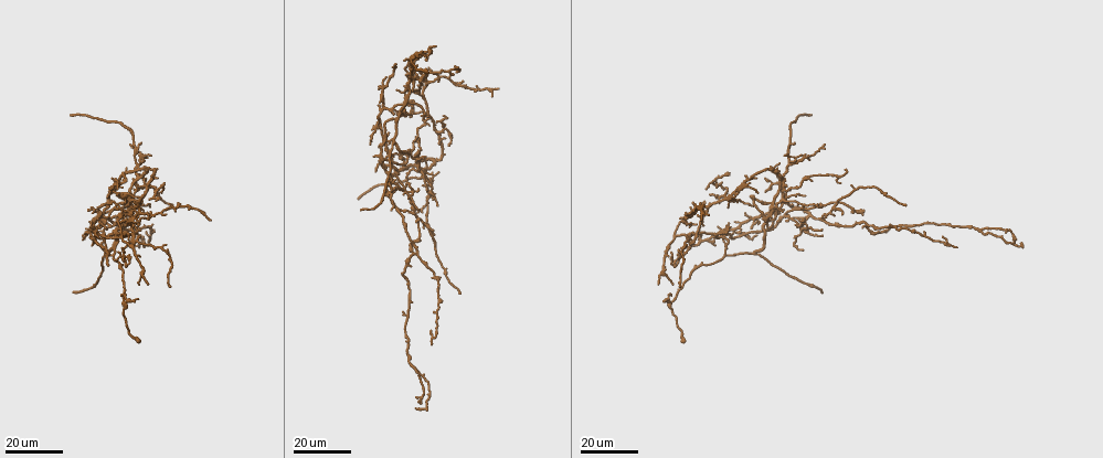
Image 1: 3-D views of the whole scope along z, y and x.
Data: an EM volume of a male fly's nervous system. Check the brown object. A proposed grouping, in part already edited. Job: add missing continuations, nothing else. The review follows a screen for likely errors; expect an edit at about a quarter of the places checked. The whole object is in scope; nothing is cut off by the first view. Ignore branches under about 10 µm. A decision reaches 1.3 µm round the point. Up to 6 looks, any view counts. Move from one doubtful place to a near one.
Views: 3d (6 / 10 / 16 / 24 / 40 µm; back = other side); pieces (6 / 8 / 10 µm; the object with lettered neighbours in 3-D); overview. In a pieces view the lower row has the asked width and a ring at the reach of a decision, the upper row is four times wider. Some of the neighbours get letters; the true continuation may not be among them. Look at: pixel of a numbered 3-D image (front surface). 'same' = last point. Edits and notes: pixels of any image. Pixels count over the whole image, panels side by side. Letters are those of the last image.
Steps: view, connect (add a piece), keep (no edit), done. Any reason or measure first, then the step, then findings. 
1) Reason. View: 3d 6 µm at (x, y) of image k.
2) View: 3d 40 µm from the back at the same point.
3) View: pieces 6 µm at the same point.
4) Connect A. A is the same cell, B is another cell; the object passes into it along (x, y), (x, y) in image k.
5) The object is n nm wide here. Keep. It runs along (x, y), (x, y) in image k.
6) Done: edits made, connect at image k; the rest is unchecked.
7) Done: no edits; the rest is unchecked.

Branch stops here. View: 3d 24 µm at (435, 47) of image 1.

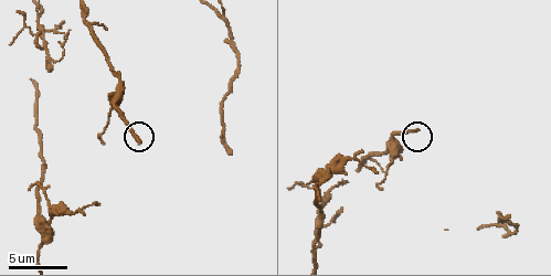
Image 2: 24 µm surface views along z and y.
View: 3d 10 µm at (138, 141) of image 2.

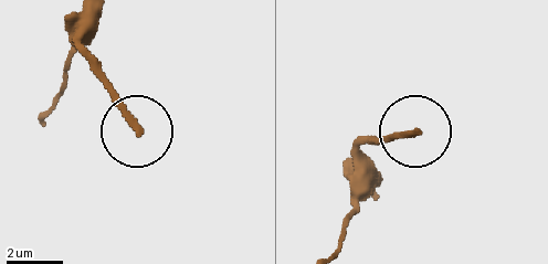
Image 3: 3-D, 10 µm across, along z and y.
View: pieces 8 µm at (136, 129) of image 3.

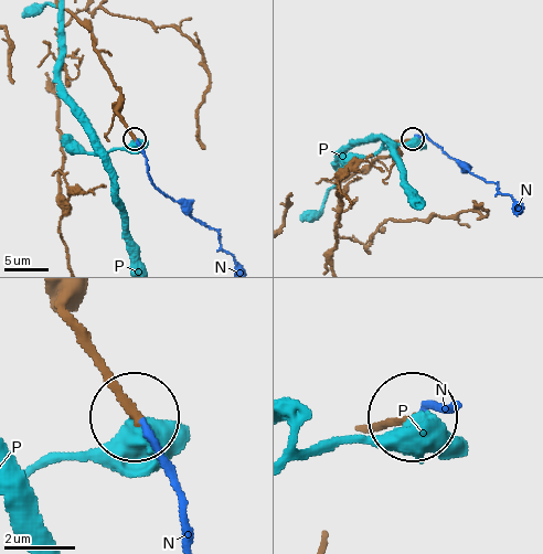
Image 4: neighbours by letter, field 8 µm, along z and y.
Keep. N and P are other cells; it runs along (75, 18), (89, 33), (118, 92), (120, 120), (134, 137) in image 4; no lettered piece goes on from it.

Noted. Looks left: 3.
An open end. View: 3d 24 µm at (362, 210) of image 1.

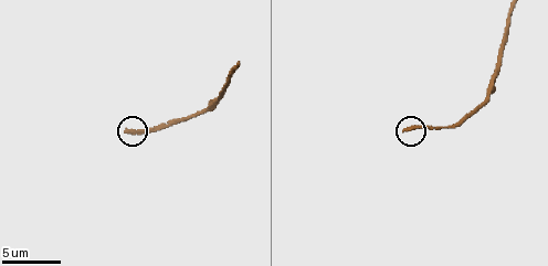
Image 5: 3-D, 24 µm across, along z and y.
What lies round it. View: pieces 10 µm at (126, 131) of image 5.

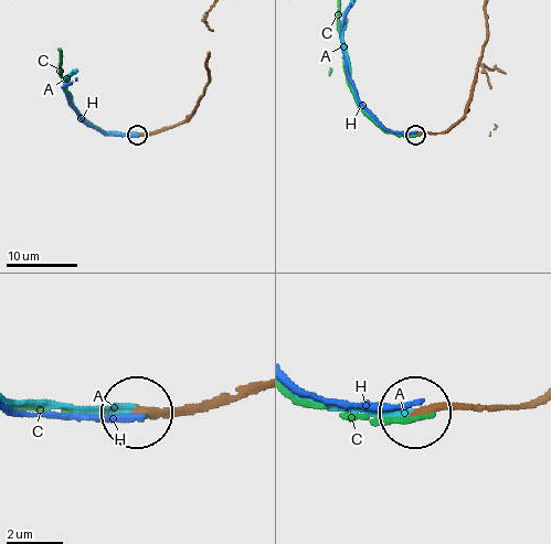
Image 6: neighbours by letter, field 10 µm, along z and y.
Connect A. A is the same cell, C and H are other cells; the object passes into it along (213, 398), (166, 413), (17, 403) in image 6; the neuron continues.

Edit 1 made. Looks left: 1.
Done: edits made, connect at image 6; the rest is unchecked.

